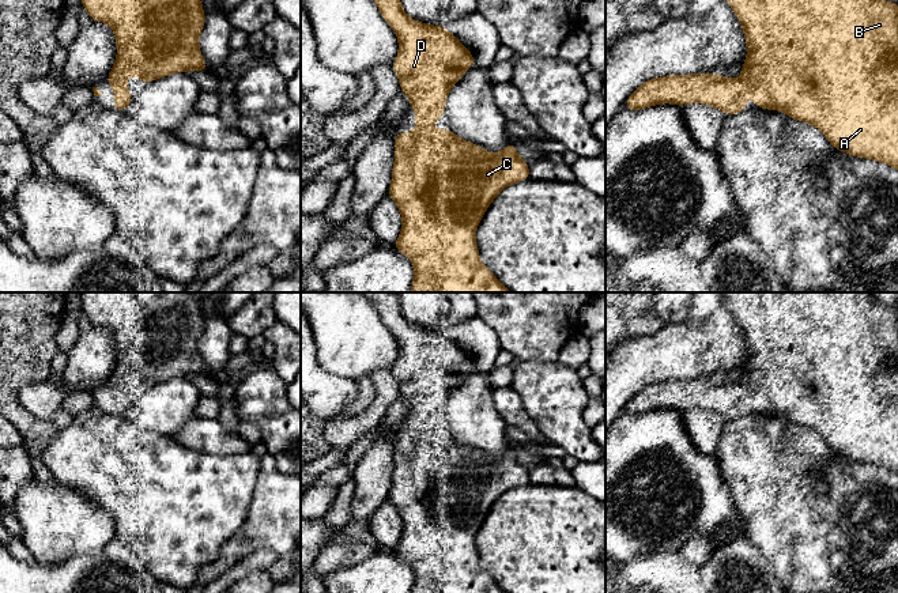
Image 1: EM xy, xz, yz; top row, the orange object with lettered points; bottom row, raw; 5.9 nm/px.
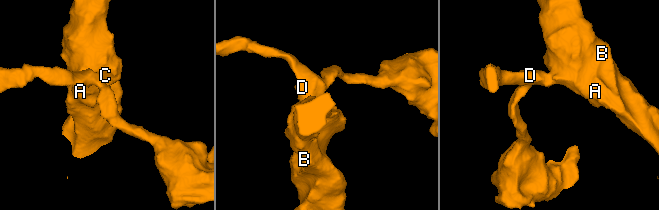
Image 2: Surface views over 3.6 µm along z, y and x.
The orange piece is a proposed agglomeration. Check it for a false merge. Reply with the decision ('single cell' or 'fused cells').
single cell

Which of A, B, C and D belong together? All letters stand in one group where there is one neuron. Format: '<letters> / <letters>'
A B C D

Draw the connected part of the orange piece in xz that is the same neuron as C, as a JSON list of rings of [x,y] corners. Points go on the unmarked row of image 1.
[[[361,292],[376,306],[385,326],[395,335],[399,344],[399,359],[392,367],[400,386],[400,396],[410,403],[415,413],[418,431],[405,439],[395,435],[395,468],[388,501],[392,502],[401,518],[403,533],[393,552],[410,562],[414,569],[411,593],[506,593],[479,563],[475,536],[483,518],[497,499],[506,491],[529,484],[529,469],[521,464],[513,446],[503,456],[490,458],[480,450],[460,443],[449,433],[434,434],[426,427],[444,422],[445,405],[452,392],[464,381],[464,375],[473,371],[472,358],[444,331],[433,331],[407,321],[395,292]]]

